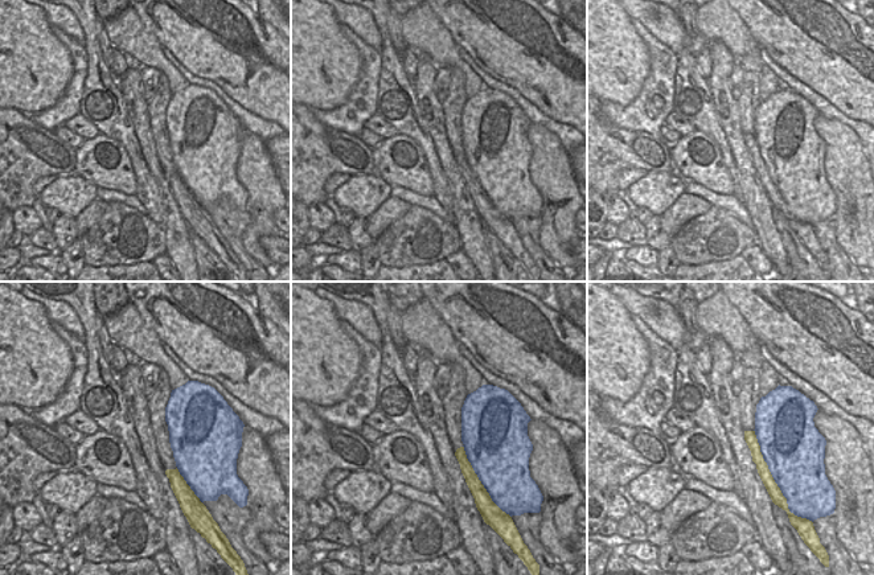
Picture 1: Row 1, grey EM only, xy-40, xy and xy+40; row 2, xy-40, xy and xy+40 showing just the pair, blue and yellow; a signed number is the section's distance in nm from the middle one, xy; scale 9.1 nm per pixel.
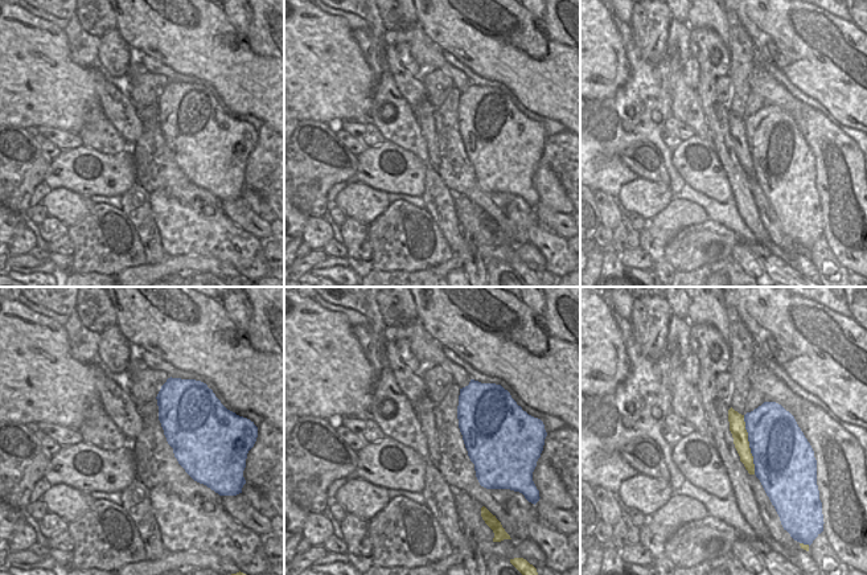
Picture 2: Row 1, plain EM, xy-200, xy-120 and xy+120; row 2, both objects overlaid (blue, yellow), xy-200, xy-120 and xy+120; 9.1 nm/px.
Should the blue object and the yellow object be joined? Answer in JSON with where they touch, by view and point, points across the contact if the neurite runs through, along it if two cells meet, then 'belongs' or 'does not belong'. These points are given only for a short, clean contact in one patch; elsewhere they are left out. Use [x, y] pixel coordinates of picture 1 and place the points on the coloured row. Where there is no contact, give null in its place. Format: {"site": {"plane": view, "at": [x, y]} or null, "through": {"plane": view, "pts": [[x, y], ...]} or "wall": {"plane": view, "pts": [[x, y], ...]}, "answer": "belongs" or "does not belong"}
{"site": {"plane": "xy+40", "at": [775, 481]}, "answer": "belongs"}

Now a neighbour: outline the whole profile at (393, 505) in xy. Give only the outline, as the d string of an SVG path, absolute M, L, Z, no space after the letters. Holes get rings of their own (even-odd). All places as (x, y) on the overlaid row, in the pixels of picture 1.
M390 492L372 512L366 514L366 527L373 537L386 526L387 522L407 510L411 501Z

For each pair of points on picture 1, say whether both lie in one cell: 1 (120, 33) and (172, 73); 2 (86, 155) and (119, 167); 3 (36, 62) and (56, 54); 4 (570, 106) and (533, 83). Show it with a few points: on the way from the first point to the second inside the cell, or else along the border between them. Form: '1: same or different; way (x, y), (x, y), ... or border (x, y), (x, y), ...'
1: same; way (134, 40), (159, 61)
2: same; way (94, 160), (106, 169), (111, 169)
3: same; way (41, 62), (50, 60)
4: same; way (561, 97), (548, 83), (542, 83)

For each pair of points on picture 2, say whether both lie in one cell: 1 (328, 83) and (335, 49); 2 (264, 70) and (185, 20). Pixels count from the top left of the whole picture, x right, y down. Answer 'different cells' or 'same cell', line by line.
1: same cell
2: same cell

